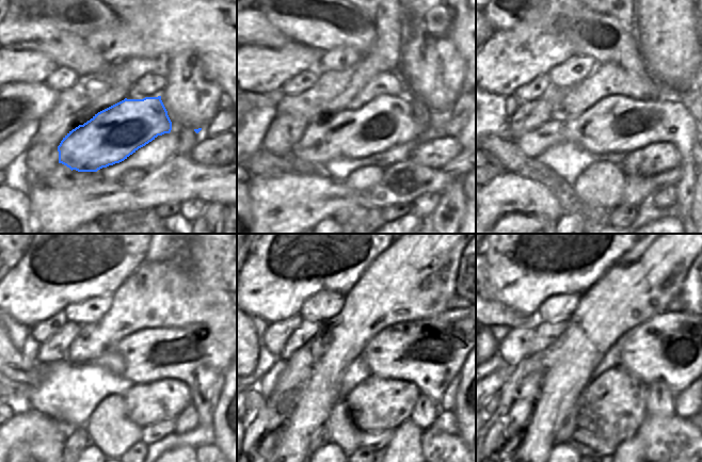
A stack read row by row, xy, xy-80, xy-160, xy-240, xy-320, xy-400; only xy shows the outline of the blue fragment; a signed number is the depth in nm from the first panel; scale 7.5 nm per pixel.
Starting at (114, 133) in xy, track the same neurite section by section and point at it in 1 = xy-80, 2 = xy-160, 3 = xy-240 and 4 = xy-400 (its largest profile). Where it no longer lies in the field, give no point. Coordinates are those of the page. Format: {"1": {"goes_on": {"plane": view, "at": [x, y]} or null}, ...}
{"1": {"goes_on": {"plane": "xy-80", "at": [384, 122]}}, "2": {"goes_on": {"plane": "xy-160", "at": [617, 124]}}, "3": {"goes_on": {"plane": "xy-240", "at": [191, 354]}}, "4": {"goes_on": {"plane": "xy-400", "at": [670, 348]}}}

